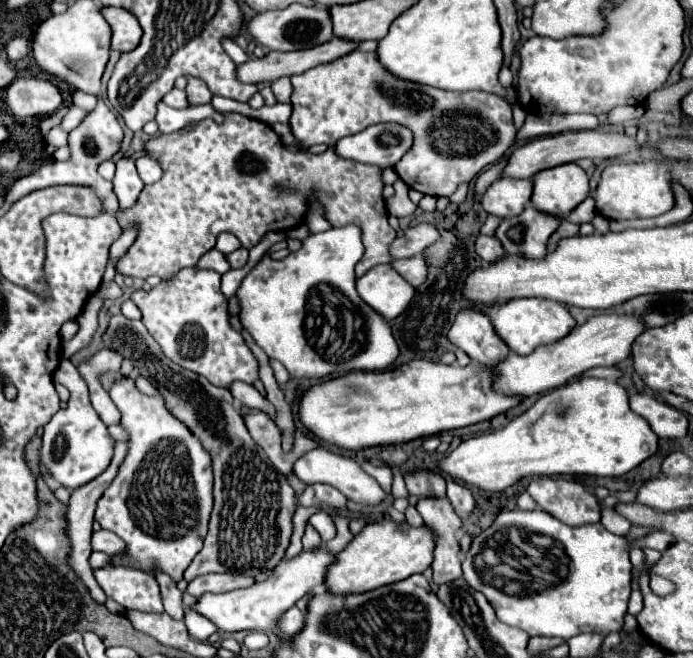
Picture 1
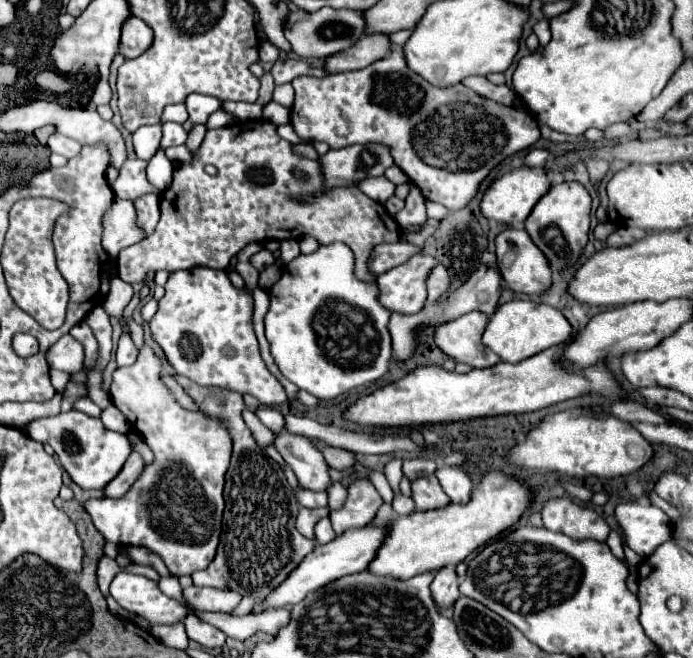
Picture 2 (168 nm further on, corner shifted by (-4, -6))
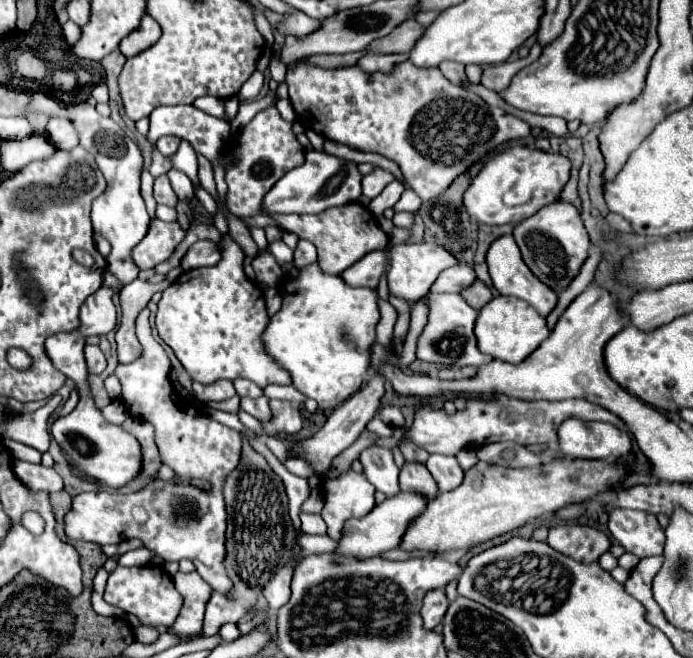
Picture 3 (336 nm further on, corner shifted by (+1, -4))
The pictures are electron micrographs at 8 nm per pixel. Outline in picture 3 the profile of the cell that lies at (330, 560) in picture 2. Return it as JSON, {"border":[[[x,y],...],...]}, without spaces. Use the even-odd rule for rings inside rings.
{"border":[[[400,491],[394,497],[386,497],[386,501],[376,505],[366,517],[350,519],[344,525],[344,537],[340,539],[336,553],[354,559],[372,559],[384,551],[396,549],[402,541],[402,533],[406,533],[406,525],[410,525],[410,521],[414,521],[414,517],[418,517],[418,513],[426,509],[426,501],[430,499],[422,497],[422,493],[406,493],[406,491]]]}

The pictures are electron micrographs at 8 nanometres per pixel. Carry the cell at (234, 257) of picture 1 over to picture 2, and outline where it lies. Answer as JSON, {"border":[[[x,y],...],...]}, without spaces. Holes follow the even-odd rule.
{"border":[[[261,249],[259,253],[255,253],[251,259],[251,265],[257,269],[257,271],[263,271],[265,267],[269,267],[269,265],[273,265],[273,261],[275,261],[275,257],[271,255],[271,251],[267,251],[267,249]]]}

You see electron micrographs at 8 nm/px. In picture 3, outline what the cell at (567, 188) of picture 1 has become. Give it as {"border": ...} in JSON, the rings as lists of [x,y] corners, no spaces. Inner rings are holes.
{"border":[[[564,201],[546,205],[544,209],[540,209],[540,213],[518,223],[512,235],[520,247],[522,261],[528,265],[534,277],[538,277],[550,289],[554,289],[554,293],[560,293],[570,285],[570,281],[578,275],[582,263],[588,257],[590,239],[580,219],[580,213],[576,211],[576,207]]]}

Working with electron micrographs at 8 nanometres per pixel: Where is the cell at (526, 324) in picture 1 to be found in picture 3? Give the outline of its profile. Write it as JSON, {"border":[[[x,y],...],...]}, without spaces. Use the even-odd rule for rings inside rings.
{"border":[[[504,295],[494,297],[484,305],[484,309],[480,309],[474,333],[478,339],[478,349],[482,353],[506,363],[524,361],[550,335],[546,327],[546,319],[540,317],[526,301],[504,297]]]}

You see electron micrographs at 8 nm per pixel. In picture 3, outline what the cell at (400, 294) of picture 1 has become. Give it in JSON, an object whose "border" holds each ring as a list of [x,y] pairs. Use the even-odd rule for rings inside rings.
{"border":[[[426,241],[394,245],[390,249],[390,261],[392,263],[390,263],[390,271],[388,271],[388,289],[392,295],[402,297],[410,303],[416,303],[422,295],[426,295],[444,269],[458,263],[458,259],[448,249],[442,249],[442,245],[434,245],[434,243],[426,243]]]}

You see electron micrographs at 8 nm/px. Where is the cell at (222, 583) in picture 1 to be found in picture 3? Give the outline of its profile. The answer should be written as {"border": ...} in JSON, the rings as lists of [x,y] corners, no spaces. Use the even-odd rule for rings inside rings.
{"border":[[[194,571],[194,573],[176,573],[176,589],[184,595],[184,607],[170,627],[170,633],[176,637],[194,637],[202,629],[204,609],[210,599],[212,587]]]}

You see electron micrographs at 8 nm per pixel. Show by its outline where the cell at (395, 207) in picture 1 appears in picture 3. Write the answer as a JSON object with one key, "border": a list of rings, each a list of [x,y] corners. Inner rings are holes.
{"border":[[[392,181],[374,201],[370,201],[368,211],[372,211],[374,215],[382,215],[386,209],[390,209],[390,207],[396,205],[396,201],[400,199],[402,191],[404,191],[402,183],[400,183],[400,181]]]}

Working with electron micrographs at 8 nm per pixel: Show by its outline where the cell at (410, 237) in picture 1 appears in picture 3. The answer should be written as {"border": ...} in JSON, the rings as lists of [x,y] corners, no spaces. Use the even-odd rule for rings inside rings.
{"border":[[[378,249],[374,253],[368,253],[360,261],[356,261],[350,269],[346,269],[346,273],[342,273],[342,277],[348,285],[376,289],[378,279],[386,269],[386,259],[388,259],[388,255],[382,249]]]}

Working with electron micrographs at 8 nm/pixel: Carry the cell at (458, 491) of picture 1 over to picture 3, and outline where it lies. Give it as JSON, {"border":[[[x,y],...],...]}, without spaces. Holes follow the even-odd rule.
{"border":[[[430,455],[428,461],[426,461],[426,467],[432,473],[434,481],[438,483],[440,491],[456,489],[464,479],[464,471],[460,469],[460,465],[458,465],[458,461],[454,457]]]}

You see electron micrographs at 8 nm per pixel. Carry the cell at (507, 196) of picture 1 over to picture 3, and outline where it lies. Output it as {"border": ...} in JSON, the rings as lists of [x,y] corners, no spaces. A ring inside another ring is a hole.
{"border":[[[514,145],[486,161],[476,177],[472,177],[462,201],[472,219],[486,225],[520,223],[542,207],[560,199],[564,185],[570,179],[570,161],[552,151],[540,151],[536,147]]]}

